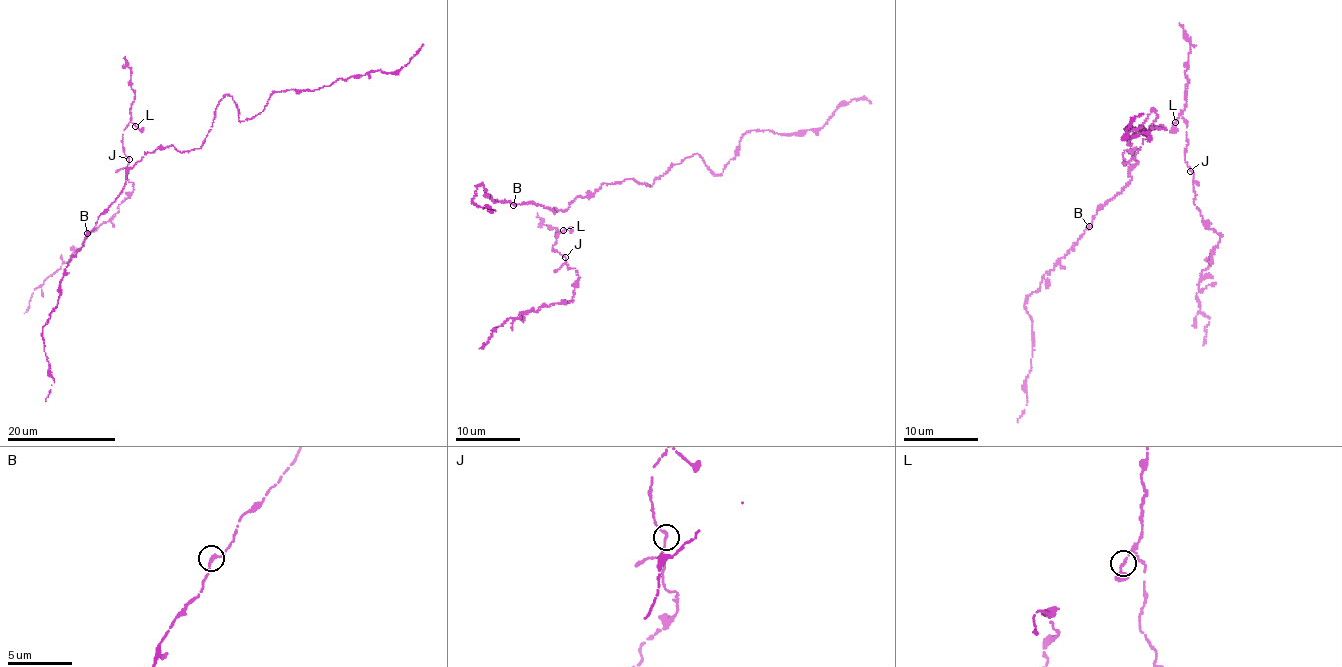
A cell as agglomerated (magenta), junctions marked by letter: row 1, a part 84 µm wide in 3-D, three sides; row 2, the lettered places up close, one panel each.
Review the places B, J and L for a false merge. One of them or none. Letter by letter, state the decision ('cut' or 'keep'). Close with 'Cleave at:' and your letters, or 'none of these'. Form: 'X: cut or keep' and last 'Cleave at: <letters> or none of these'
B: keep
J: keep
L: keep
Cleave at: none of these

